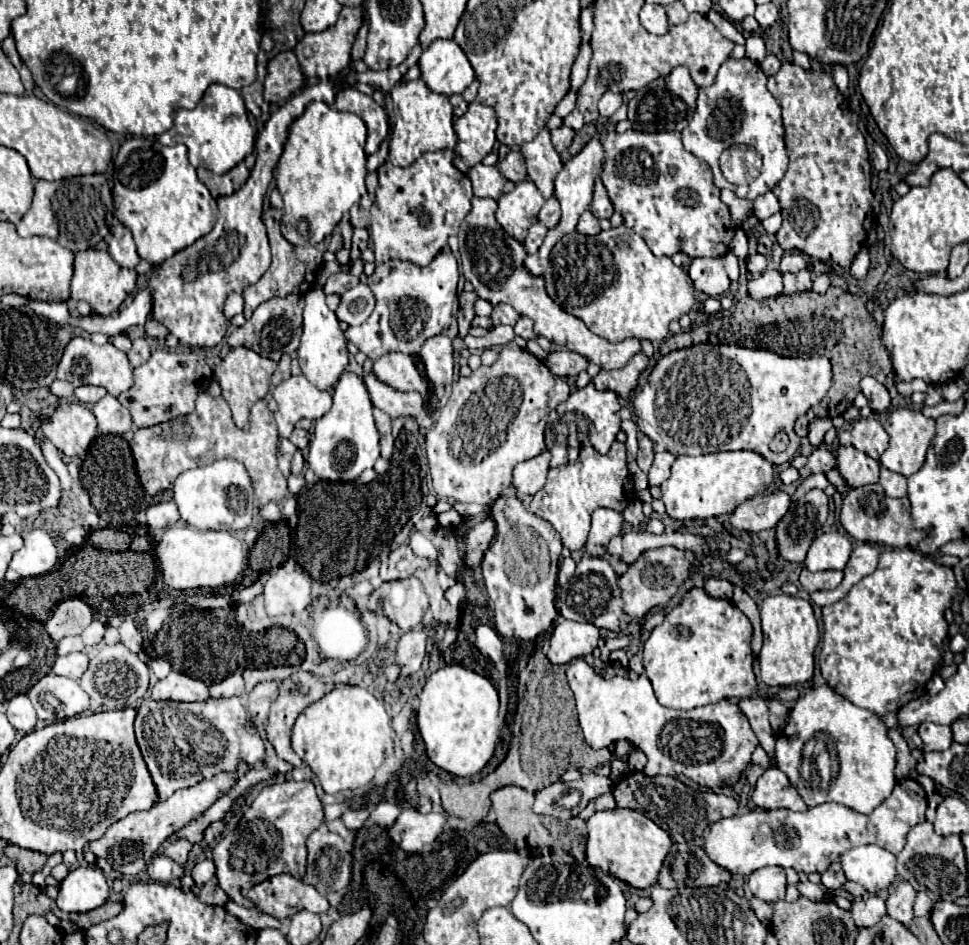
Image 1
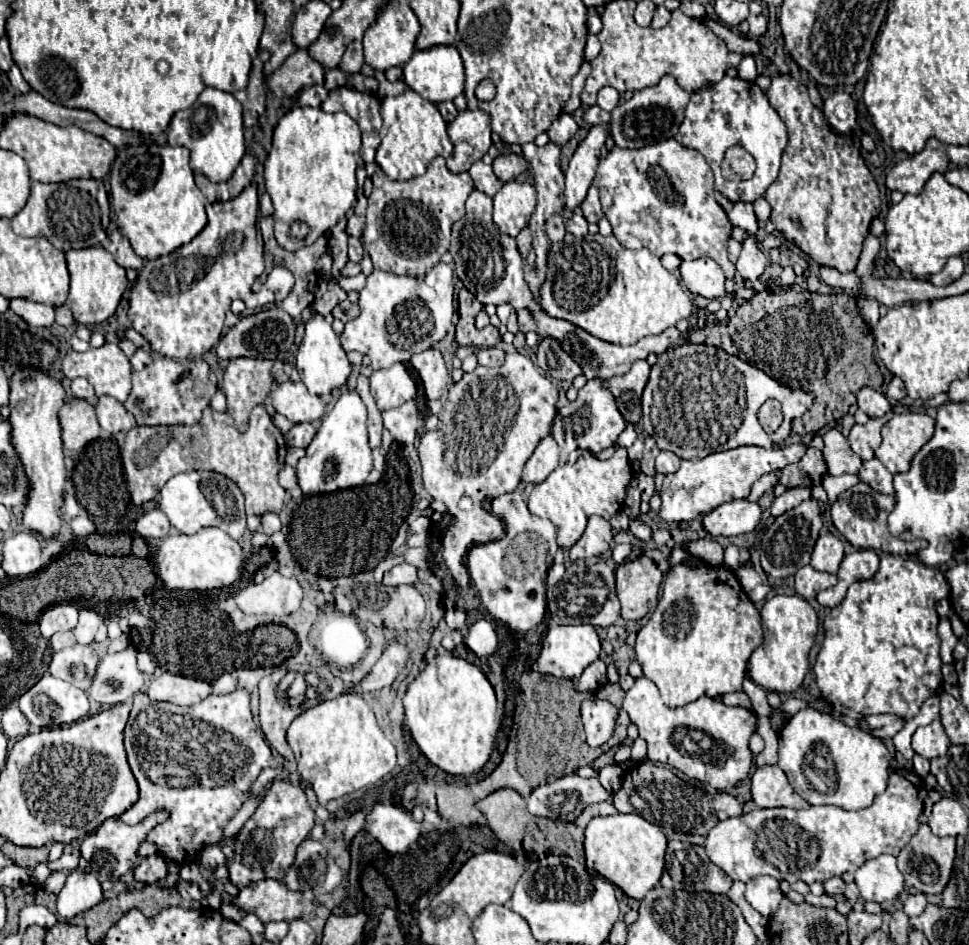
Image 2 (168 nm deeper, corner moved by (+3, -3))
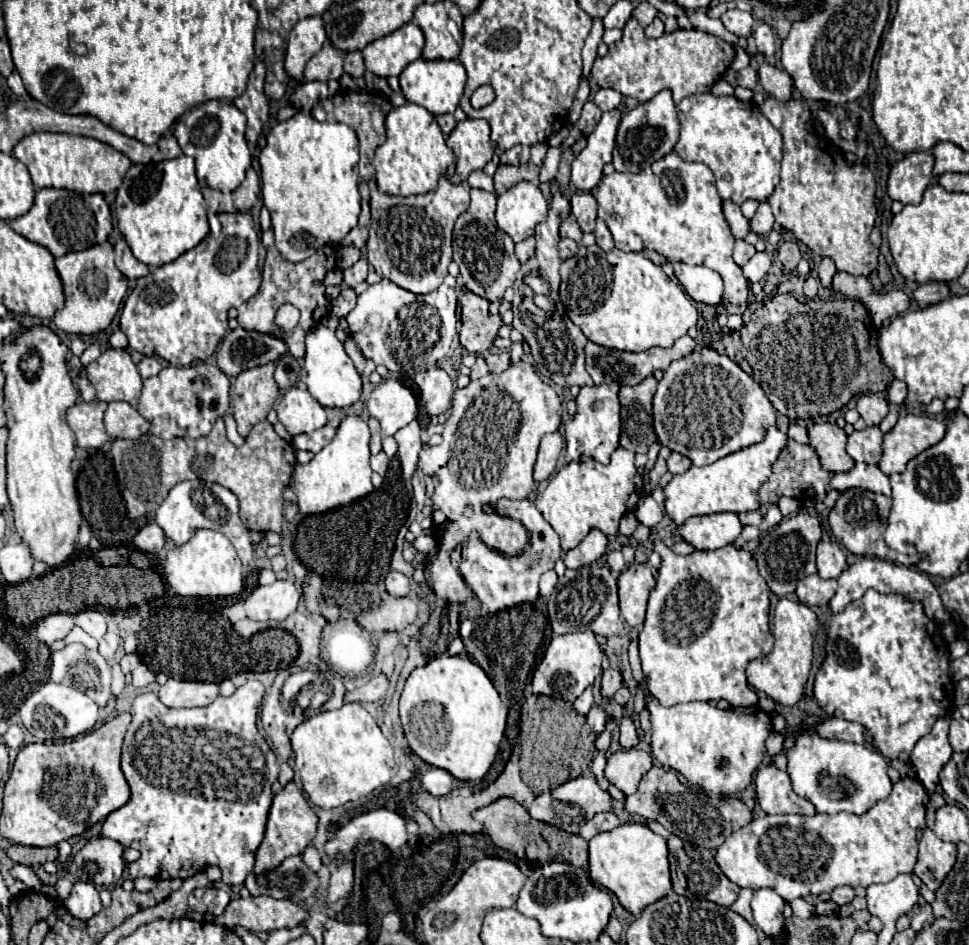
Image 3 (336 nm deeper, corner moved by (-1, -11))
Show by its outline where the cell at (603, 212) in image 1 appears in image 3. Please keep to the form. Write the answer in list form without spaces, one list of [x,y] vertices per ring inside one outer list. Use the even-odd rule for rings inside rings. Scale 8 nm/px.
[[[574,193],[570,205],[572,205],[572,215],[582,227],[582,233],[592,233],[596,221],[596,209],[598,209],[592,193]]]

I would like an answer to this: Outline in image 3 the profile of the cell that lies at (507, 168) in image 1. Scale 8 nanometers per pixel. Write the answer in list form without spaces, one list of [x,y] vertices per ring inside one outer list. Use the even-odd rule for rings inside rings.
[[[530,163],[530,169],[526,167],[514,167],[514,165],[498,165],[496,173],[494,173],[494,191],[496,195],[502,195],[504,191],[508,191],[510,187],[514,187],[516,183],[530,179],[530,181],[538,181],[538,171],[540,167]]]

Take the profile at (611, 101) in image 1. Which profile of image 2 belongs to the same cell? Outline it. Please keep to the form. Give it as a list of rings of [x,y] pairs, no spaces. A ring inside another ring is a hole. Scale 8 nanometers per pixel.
[[[602,87],[602,89],[598,91],[598,103],[596,103],[596,105],[610,113],[610,111],[618,105],[618,99],[620,99],[620,95],[618,95],[616,89],[612,89],[612,87]]]

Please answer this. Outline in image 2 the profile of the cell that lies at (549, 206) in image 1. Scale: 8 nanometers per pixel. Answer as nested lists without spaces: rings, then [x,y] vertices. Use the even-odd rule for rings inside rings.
[[[554,215],[546,221],[546,235],[550,237],[550,241],[562,241],[564,233],[566,233],[566,227],[564,227],[562,215]]]

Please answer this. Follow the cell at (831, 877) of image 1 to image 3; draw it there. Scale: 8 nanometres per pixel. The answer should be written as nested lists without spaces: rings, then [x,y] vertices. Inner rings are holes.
[[[836,887],[834,891],[832,891],[832,901],[836,903],[836,905],[846,905],[846,903],[850,903],[854,899],[854,889],[852,887]]]

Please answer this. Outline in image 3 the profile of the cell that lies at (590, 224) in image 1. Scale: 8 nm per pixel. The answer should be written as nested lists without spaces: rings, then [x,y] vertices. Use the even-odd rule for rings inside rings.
[[[568,215],[566,219],[562,219],[560,237],[570,237],[570,239],[574,239],[576,243],[582,241],[582,231],[580,231],[580,227],[578,227],[578,223],[576,223],[576,219],[574,219],[572,215]]]

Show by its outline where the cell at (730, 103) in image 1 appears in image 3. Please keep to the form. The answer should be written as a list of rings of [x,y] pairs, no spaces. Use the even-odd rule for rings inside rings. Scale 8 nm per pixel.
[[[690,95],[678,103],[678,117],[682,129],[674,151],[684,161],[700,161],[708,165],[716,177],[716,187],[722,199],[742,205],[746,199],[766,201],[770,197],[780,175],[782,135],[754,103],[744,103],[734,95]]]

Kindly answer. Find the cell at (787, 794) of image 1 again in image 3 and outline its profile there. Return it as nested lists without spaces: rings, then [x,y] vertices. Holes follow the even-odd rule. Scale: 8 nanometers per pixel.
[[[762,765],[756,773],[756,793],[758,803],[766,813],[796,813],[814,815],[816,809],[808,799],[798,797],[792,791],[792,783],[786,771],[774,765]]]

